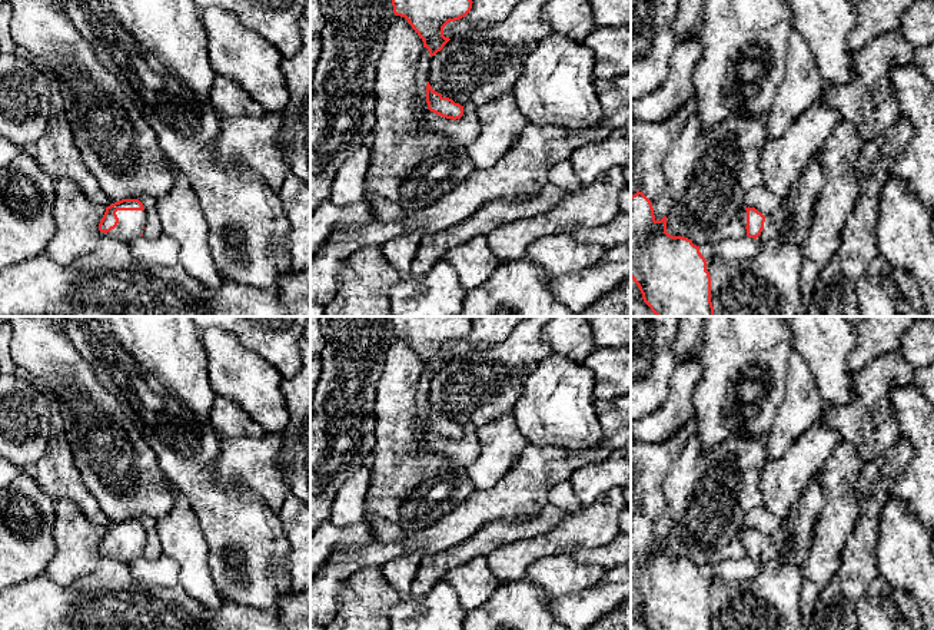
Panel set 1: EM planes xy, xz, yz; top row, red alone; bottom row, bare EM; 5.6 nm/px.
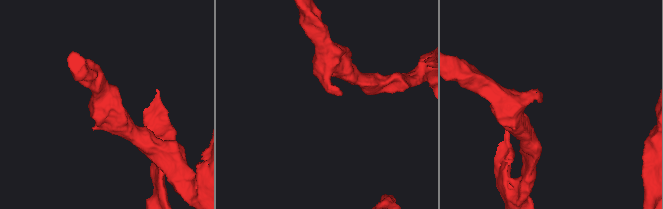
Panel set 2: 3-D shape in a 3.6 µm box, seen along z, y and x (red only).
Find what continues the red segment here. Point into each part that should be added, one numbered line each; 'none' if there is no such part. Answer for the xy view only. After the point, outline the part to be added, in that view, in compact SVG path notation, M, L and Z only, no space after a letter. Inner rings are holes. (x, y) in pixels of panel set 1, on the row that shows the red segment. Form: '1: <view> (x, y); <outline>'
1: xy (130, 224); M117 210L116 215L119 218L117 226L107 233L100 232L103 236L116 238L127 243L142 236L147 218L146 210Z

